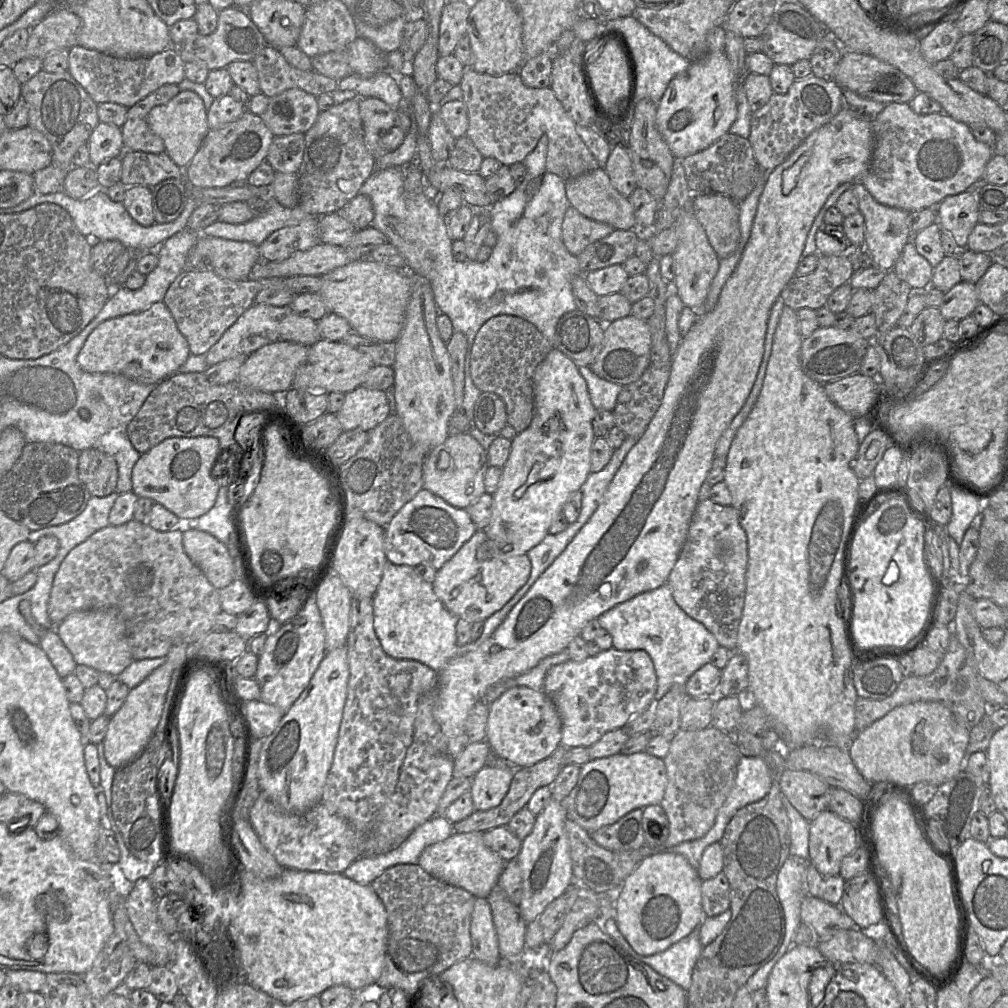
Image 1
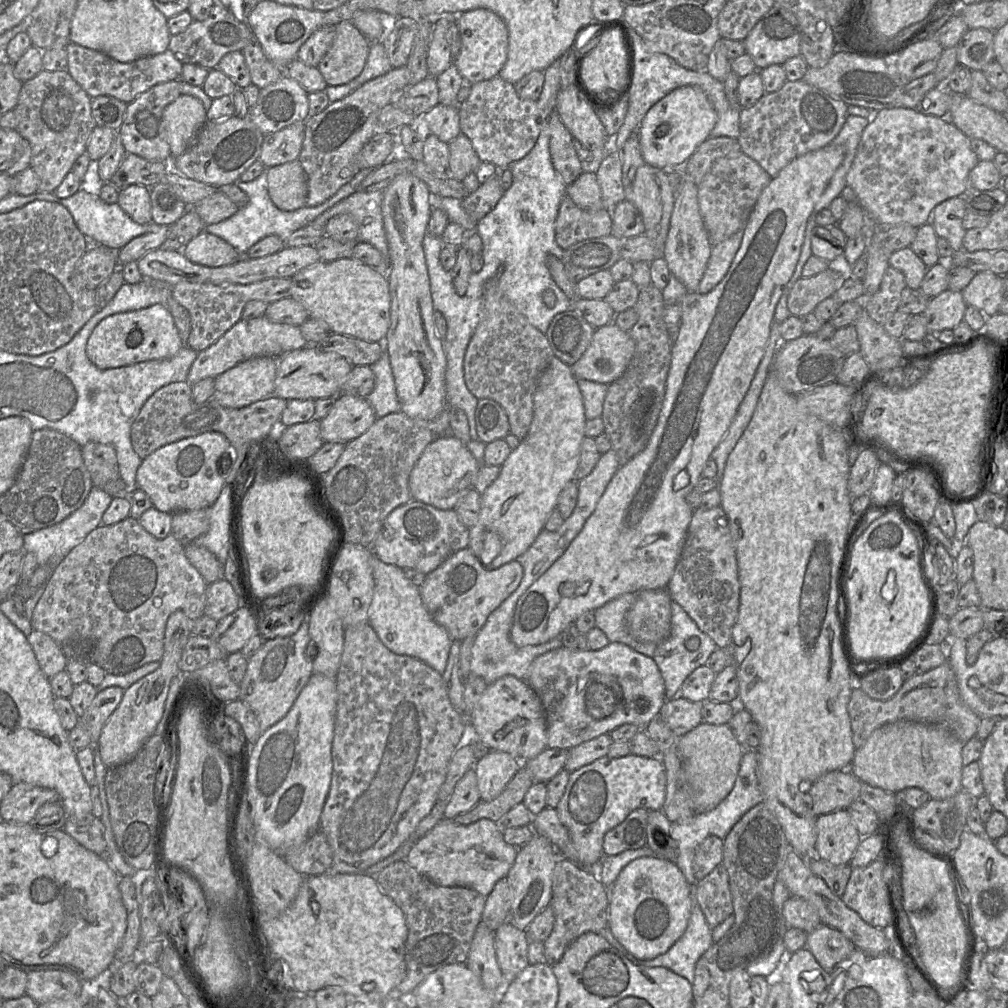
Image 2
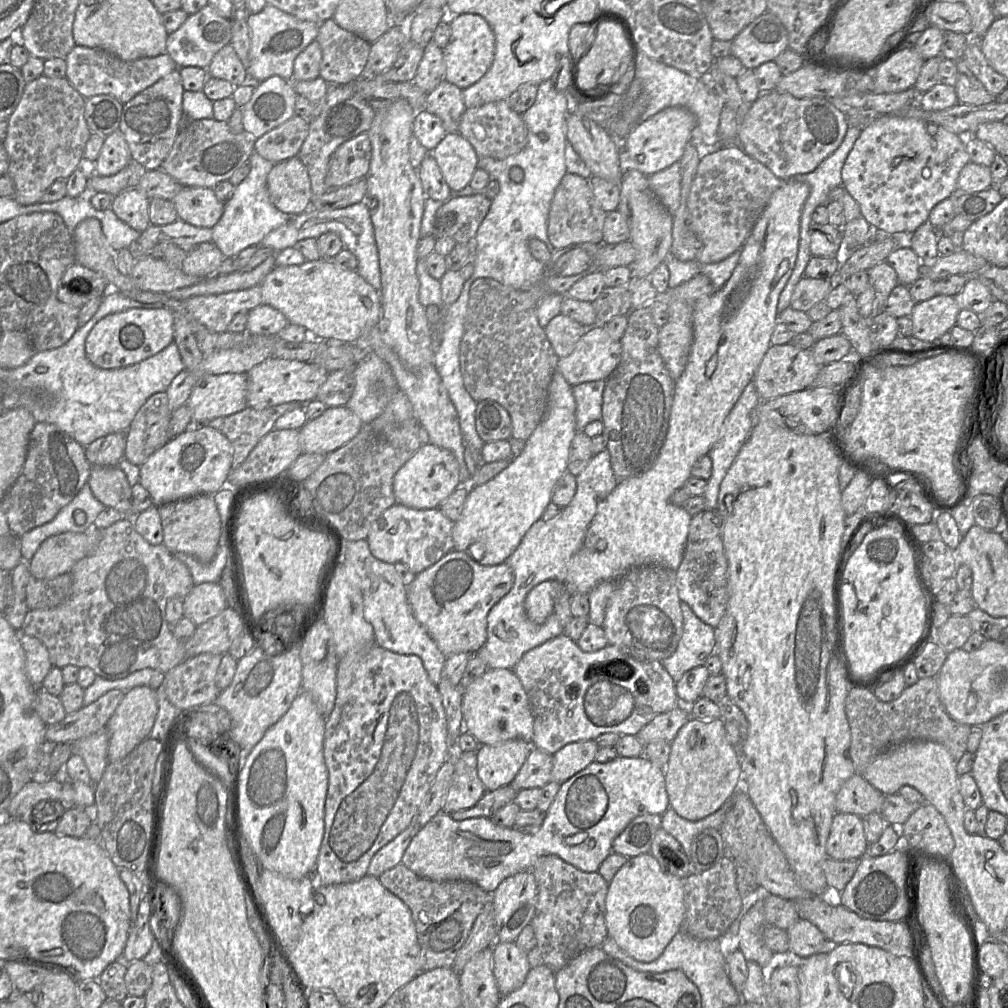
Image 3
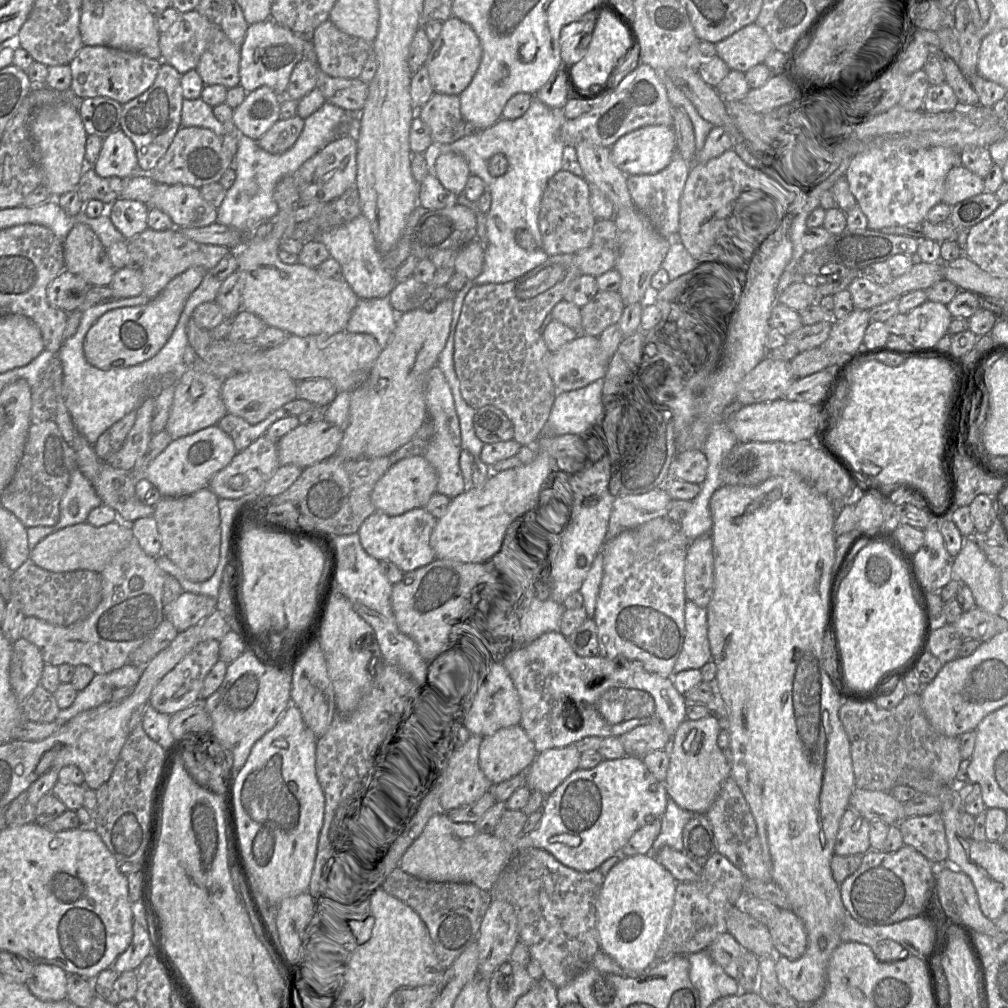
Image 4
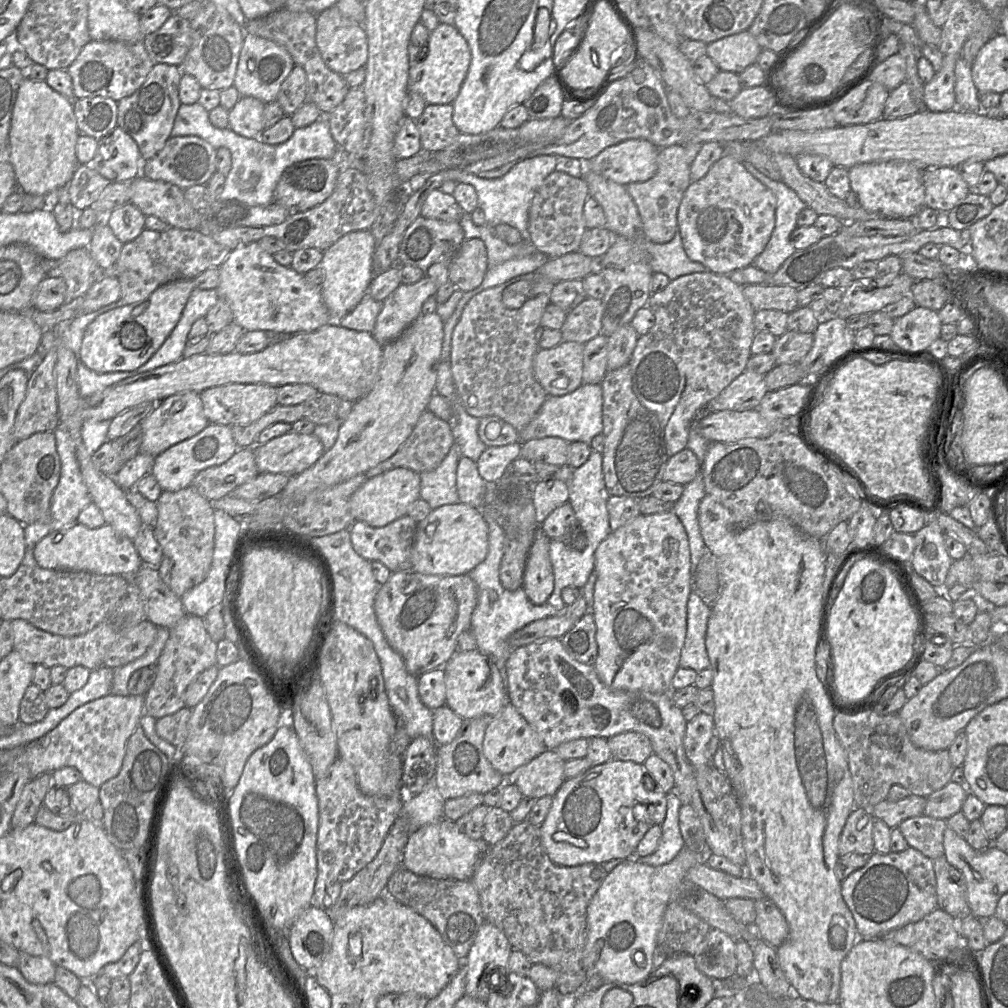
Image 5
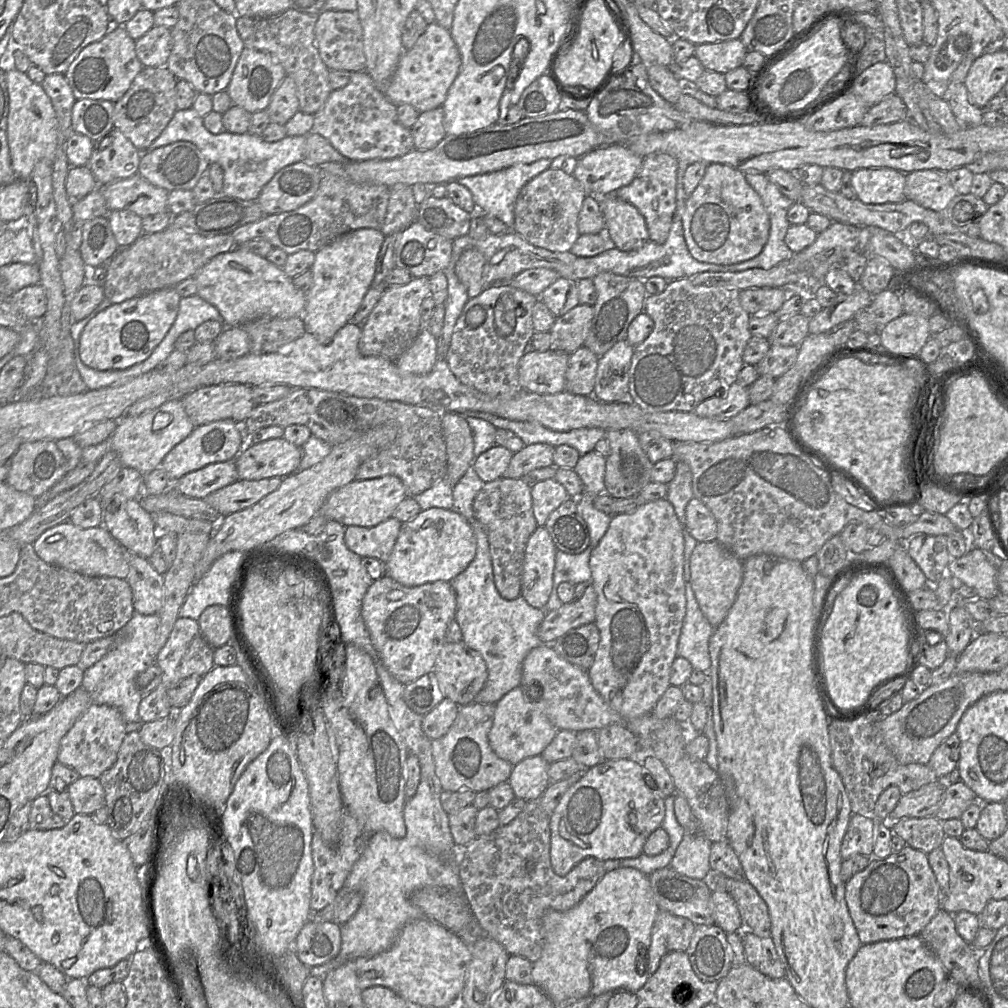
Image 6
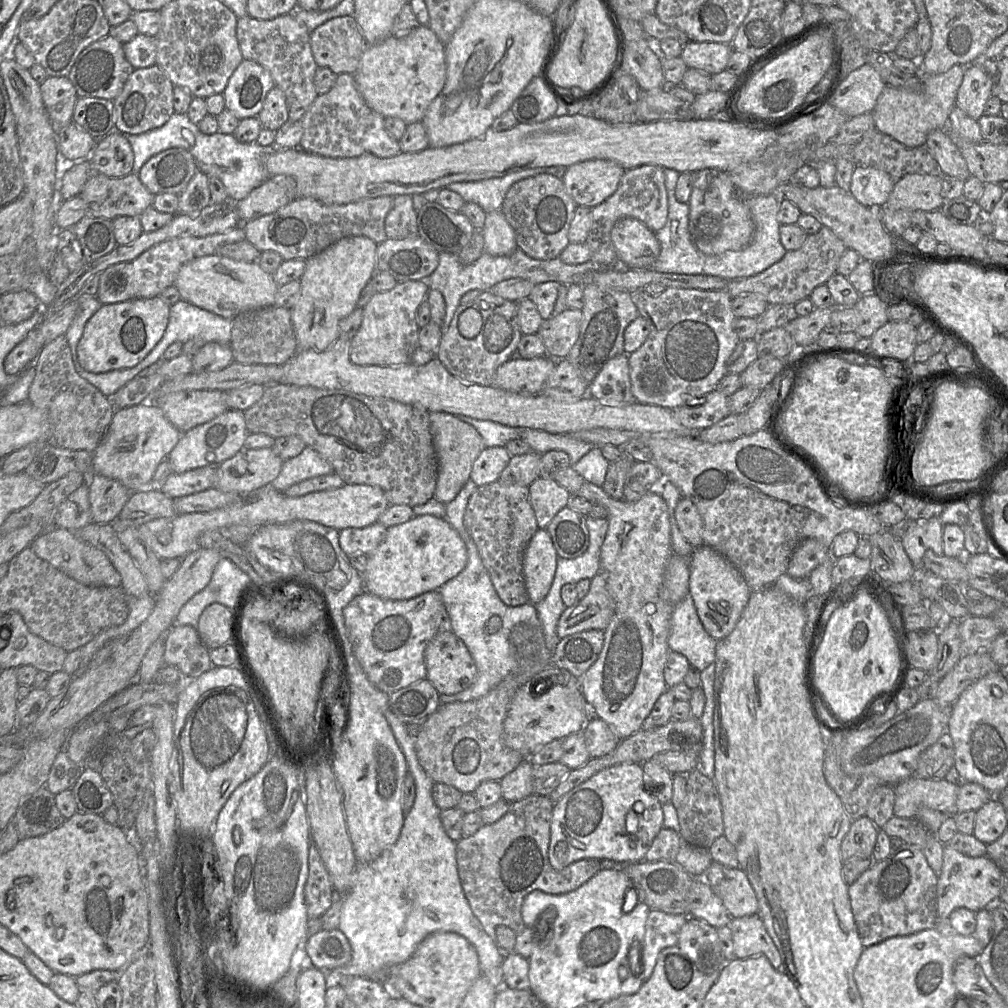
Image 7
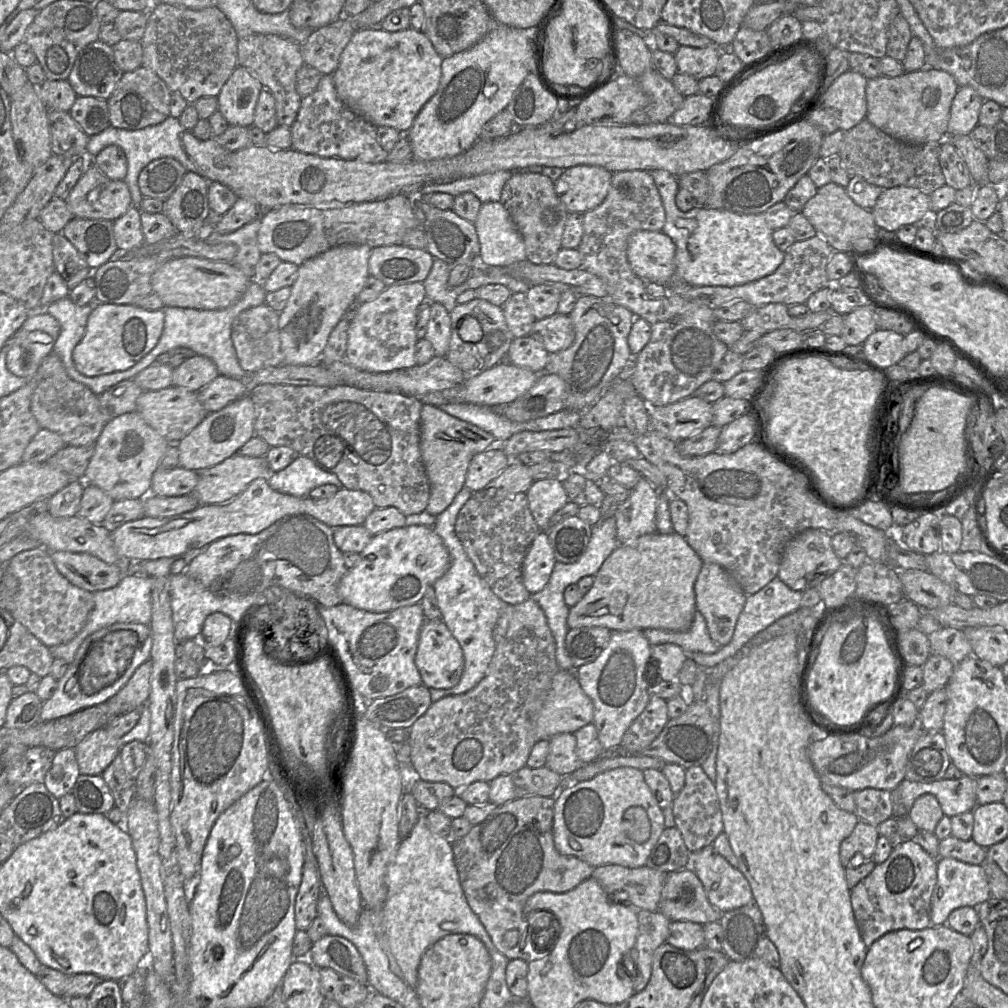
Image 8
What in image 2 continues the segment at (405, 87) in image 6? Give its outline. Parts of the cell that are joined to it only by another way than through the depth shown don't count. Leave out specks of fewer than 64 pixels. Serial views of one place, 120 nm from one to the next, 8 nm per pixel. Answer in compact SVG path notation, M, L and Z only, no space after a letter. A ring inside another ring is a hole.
M476 8L458 14L455 22L460 32L461 48L453 64L465 82L474 84L498 75L507 60L509 45L508 28L504 20L489 9Z

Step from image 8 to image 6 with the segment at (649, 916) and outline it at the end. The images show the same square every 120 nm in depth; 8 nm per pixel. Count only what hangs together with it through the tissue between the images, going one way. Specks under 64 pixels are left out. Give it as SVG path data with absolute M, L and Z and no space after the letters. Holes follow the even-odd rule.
M659 910L655 918L647 952L648 972L652 975L669 952L686 951L696 925L687 918Z

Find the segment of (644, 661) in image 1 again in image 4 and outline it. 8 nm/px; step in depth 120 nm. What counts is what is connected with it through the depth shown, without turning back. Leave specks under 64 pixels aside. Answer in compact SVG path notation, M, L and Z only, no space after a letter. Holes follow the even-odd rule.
M547 632L541 636L539 636L538 638L536 638L535 640L533 640L532 642L529 643L525 643L523 645L521 645L520 647L513 647L508 649L505 652L500 653L499 655L487 655L487 656L497 656L499 657L499 660L503 663L504 667L506 668L506 670L509 672L514 685L517 689L517 692L519 694L519 698L520 698L520 703L521 703L521 713L522 713L522 717L521 717L521 726L524 729L524 731L526 732L527 736L529 737L529 739L534 743L535 749L537 751L537 753L541 753L544 752L548 749L552 749L552 748L563 748L566 746L569 746L571 744L575 744L577 741L582 740L585 737L589 737L589 736L598 736L601 738L607 738L607 737L619 737L622 736L623 734L633 730L635 727L637 726L641 726L641 725L648 725L648 724L652 724L652 725L658 725L661 726L662 728L665 729L665 731L671 736L671 738L674 736L674 734L676 733L678 727L681 725L681 723L687 719L686 717L686 708L687 708L687 701L685 700L684 696L682 694L680 694L677 689L674 686L673 683L673 679L672 677L662 677L659 674L655 674L655 673L649 673L646 672L639 663L632 663L626 660L614 660L614 659L608 659L605 657L602 657L600 655L597 655L595 657L581 657L578 656L574 650L571 648L567 637L565 637L564 635L562 635L560 632Z

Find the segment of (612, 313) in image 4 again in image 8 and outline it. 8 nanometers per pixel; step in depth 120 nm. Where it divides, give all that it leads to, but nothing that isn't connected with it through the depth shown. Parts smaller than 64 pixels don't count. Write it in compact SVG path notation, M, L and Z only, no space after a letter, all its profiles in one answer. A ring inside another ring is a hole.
M555 313L536 320L528 336L540 342L551 355L570 347L574 342L575 332L569 315Z

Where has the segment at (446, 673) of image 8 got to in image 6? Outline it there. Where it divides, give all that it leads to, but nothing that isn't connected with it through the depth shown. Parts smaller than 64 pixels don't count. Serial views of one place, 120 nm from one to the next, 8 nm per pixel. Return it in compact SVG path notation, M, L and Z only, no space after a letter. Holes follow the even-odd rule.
M463 641L444 644L436 658L433 672L444 697L459 706L472 703L488 677L481 654Z

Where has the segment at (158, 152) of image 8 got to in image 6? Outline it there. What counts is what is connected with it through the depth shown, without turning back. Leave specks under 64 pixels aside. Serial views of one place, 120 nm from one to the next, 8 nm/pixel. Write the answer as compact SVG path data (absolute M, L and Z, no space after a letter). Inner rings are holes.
M190 107L185 110L176 110L166 128L151 143L147 151L178 141L190 142L199 149L210 164L217 163L222 167L224 179L220 195L255 201L262 188L278 171L297 162L306 161L306 137L307 135L286 136L282 140L269 143L263 141L258 135L248 133L234 134L223 131L212 134L204 127L203 118Z

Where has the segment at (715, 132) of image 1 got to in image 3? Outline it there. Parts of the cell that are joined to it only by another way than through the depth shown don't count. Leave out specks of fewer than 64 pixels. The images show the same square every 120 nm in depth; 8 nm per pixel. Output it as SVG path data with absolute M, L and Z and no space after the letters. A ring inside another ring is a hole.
M668 107L643 122L638 123L628 136L621 140L622 148L628 154L628 166L652 175L680 161L685 147L697 126L696 117L683 107Z

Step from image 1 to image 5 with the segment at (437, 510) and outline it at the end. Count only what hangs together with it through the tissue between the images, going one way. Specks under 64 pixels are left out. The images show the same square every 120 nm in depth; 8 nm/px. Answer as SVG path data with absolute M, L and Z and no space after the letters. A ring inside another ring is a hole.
M403 516L384 527L355 521L349 528L354 550L368 561L379 561L391 572L412 571L411 549L417 522Z

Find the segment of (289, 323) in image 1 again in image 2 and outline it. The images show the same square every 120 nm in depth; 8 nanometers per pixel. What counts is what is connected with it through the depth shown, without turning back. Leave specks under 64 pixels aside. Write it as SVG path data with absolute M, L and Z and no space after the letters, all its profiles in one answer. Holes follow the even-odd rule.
M265 316L249 320L240 319L212 345L197 353L197 358L189 370L187 381L193 385L205 378L216 378L251 358L278 357L281 354L304 348L307 344L299 326L272 322Z

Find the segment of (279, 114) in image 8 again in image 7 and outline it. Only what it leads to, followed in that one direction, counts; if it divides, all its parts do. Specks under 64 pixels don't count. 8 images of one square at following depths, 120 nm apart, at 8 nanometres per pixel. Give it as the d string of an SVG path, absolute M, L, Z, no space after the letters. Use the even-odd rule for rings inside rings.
M292 13L271 20L250 16L238 18L237 39L245 60L251 60L267 69L276 87L285 94L288 121L299 121L317 98L314 76L318 68L311 50L311 32Z

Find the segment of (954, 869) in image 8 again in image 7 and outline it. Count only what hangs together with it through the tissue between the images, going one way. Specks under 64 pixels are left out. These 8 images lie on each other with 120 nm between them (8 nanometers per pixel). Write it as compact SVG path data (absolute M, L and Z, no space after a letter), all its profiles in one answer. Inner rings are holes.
M943 847L943 864L937 880L937 919L947 920L957 908L966 908L974 913L997 904L1005 881L1003 871L988 856L969 857L951 848Z

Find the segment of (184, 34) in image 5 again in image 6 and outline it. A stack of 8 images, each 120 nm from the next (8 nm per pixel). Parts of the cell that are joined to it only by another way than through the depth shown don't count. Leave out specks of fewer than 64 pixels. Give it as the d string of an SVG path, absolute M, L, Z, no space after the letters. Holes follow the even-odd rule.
M153 26L135 40L136 55L144 67L166 66L173 46L171 28Z

